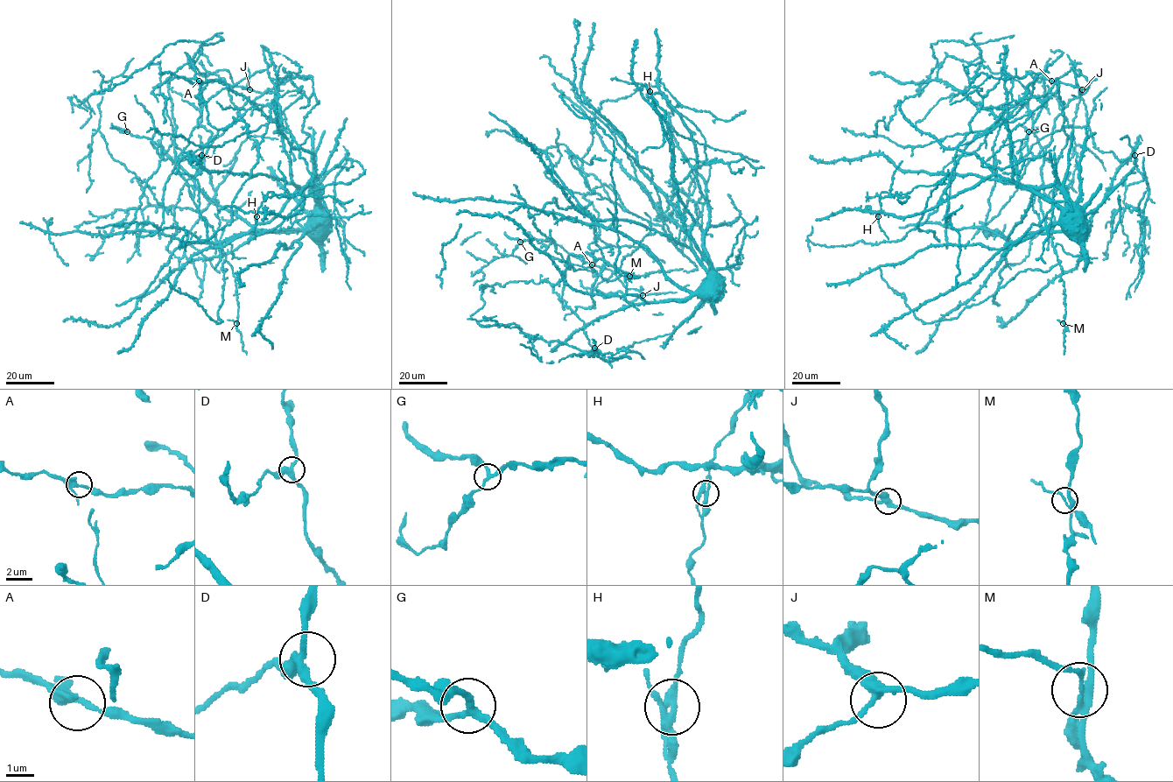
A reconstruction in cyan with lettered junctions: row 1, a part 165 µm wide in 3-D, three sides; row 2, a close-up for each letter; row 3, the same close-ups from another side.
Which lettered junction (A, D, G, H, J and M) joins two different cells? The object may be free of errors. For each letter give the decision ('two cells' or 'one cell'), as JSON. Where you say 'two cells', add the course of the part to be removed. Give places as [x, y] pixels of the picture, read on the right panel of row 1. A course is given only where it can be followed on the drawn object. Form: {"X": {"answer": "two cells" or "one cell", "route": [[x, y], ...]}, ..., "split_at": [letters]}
{"A": {"answer": "one cell"}, "D": {"answer": "one cell"}, "G": {"answer": "one cell"}, "H": {"answer": "two cells", "route": [[878, 217], [879, 226], [888, 239]]}, "J": {"answer": "one cell"}, "M": {"answer": "one cell"}, "split_at": ["H"]}

